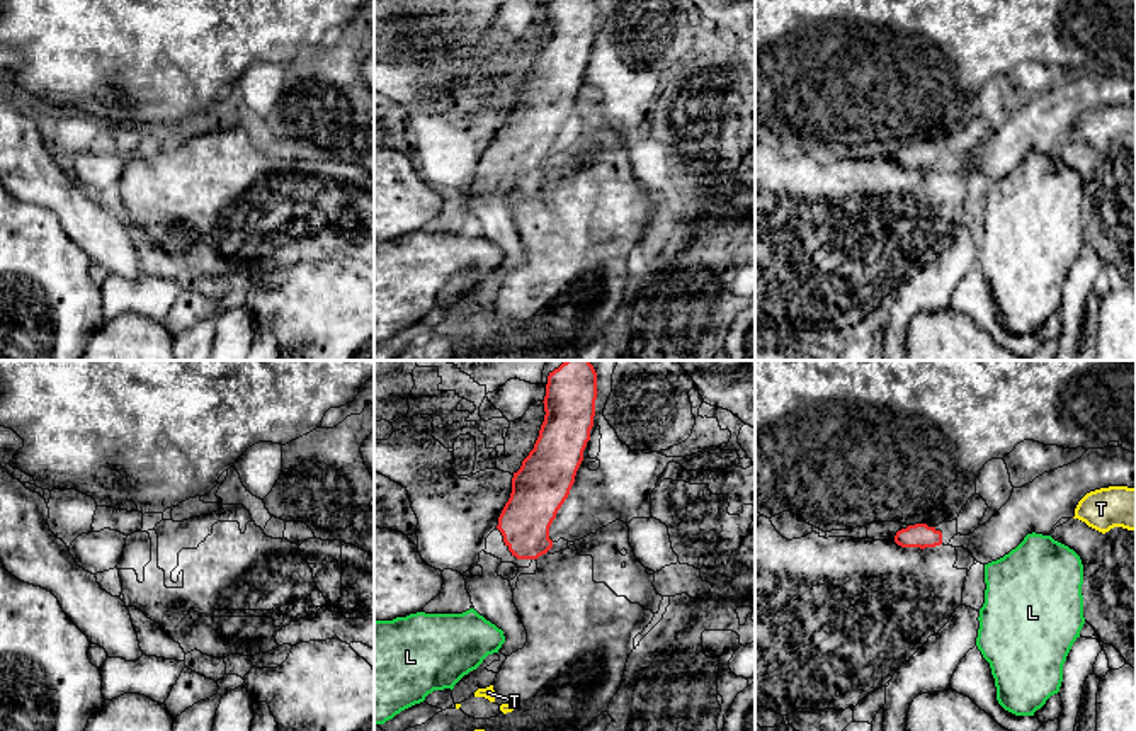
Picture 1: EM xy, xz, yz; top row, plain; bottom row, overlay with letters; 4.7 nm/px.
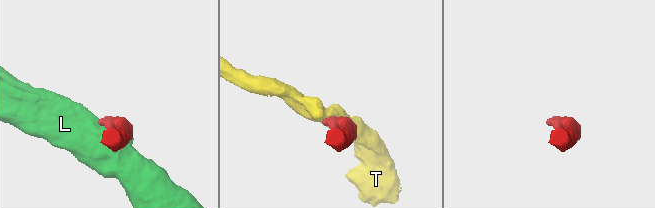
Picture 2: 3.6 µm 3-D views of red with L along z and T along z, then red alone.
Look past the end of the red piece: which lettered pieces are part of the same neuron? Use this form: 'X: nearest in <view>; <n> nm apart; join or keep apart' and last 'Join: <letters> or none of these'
L: nearest in yz; 240 nm apart; keep apart
T: nearest in xz; 600 nm apart; join
Join: T

